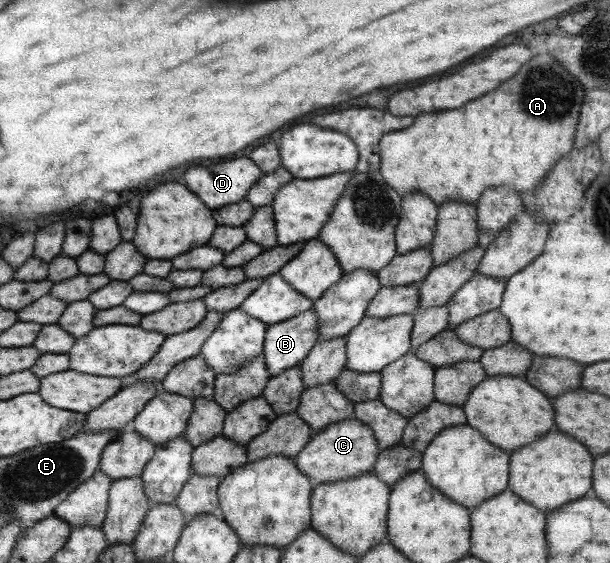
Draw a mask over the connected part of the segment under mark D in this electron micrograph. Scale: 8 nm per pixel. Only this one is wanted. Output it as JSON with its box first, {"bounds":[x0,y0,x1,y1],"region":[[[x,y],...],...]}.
{"bounds":[184,156,262,210],"region":[[[247,156],[235,158],[225,162],[206,164],[206,168],[190,168],[184,174],[184,186],[194,192],[208,210],[216,210],[226,204],[236,204],[244,200],[248,189],[254,186],[262,173],[256,164]]]}

